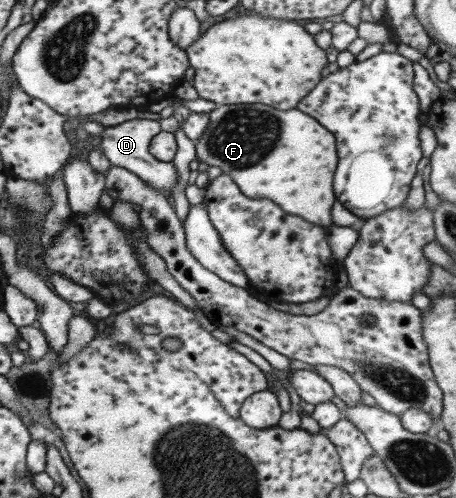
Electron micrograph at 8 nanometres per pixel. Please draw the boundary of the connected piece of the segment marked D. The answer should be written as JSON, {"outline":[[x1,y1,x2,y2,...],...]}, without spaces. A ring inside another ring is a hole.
{"outline":[[143,114,138,119,131,119,105,127,98,134,100,136,98,147,100,147,100,151,104,153,106,159,109,160,110,165,122,167,135,174,146,186,150,186,154,190,160,190,161,193,170,193,174,184,176,184,176,178,178,178,174,163,156,160,148,150,150,139,160,131,158,118]]}

